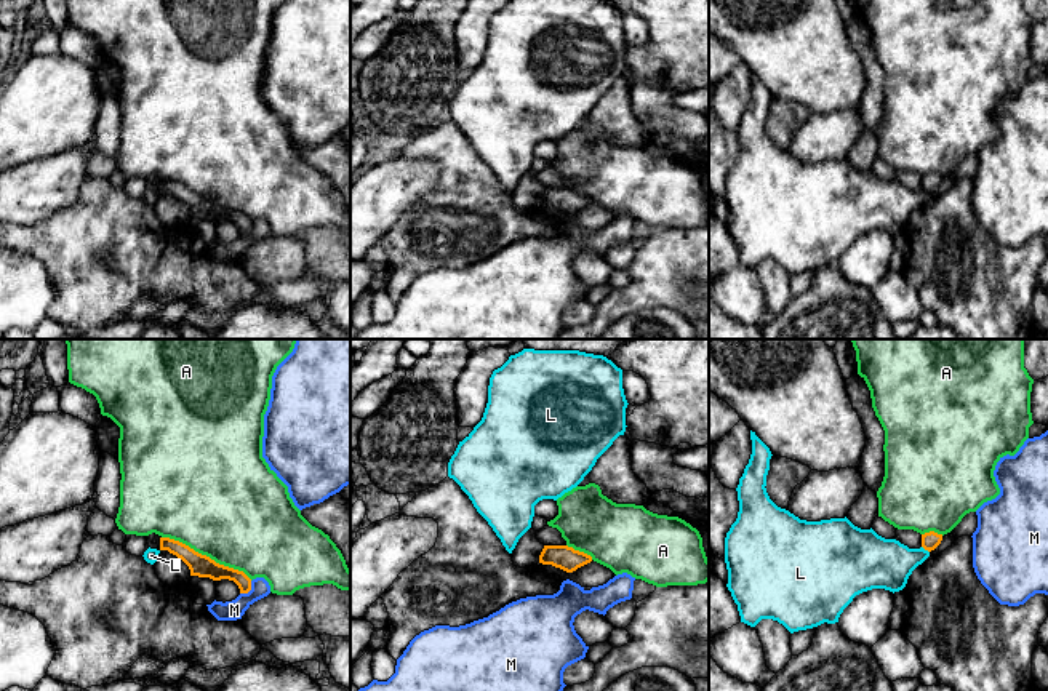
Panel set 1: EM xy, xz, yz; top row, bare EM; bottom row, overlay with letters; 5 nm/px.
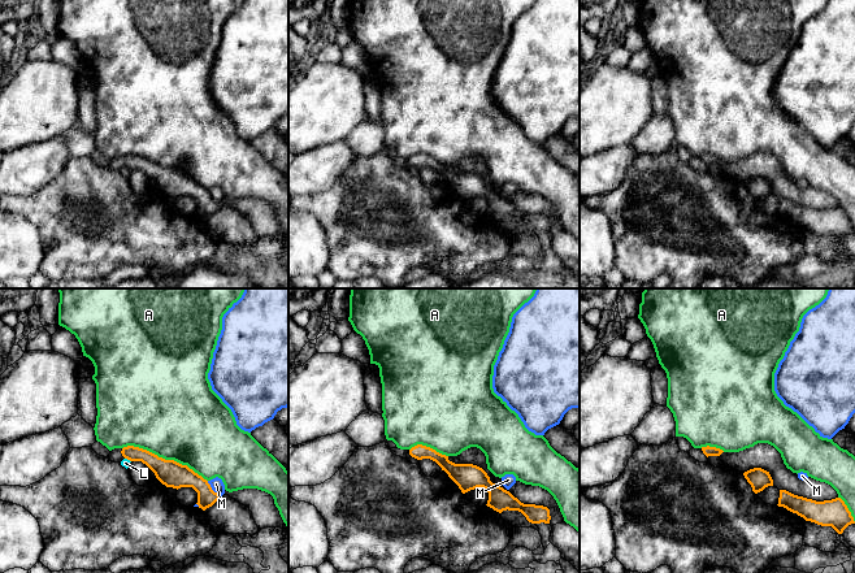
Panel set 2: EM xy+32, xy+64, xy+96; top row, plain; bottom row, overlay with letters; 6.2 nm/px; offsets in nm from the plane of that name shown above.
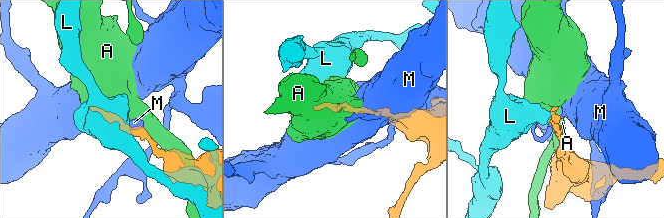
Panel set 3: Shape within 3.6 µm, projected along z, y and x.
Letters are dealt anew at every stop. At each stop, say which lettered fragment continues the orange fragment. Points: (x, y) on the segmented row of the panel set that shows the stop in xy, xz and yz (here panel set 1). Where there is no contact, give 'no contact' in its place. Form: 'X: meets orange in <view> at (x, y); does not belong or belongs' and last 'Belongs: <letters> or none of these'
A: meets orange in xy at (205, 555); does not belong
L: meets orange in yz at (925, 549); does not belong
M: meets orange in xy at (248, 591); does not belong
Belongs: none of these

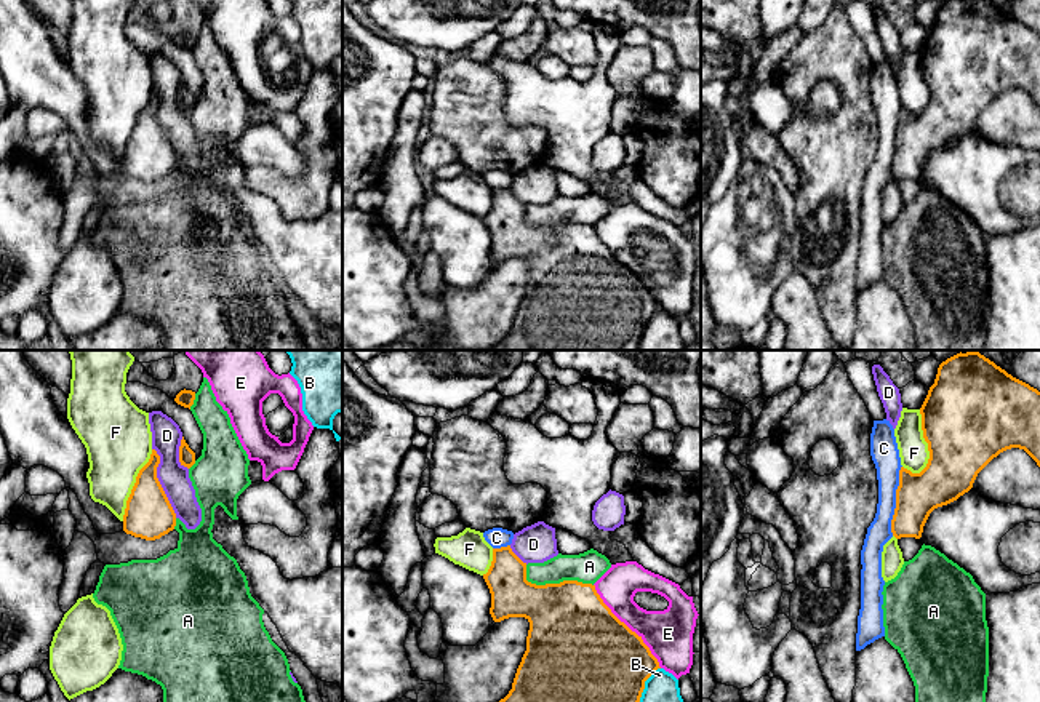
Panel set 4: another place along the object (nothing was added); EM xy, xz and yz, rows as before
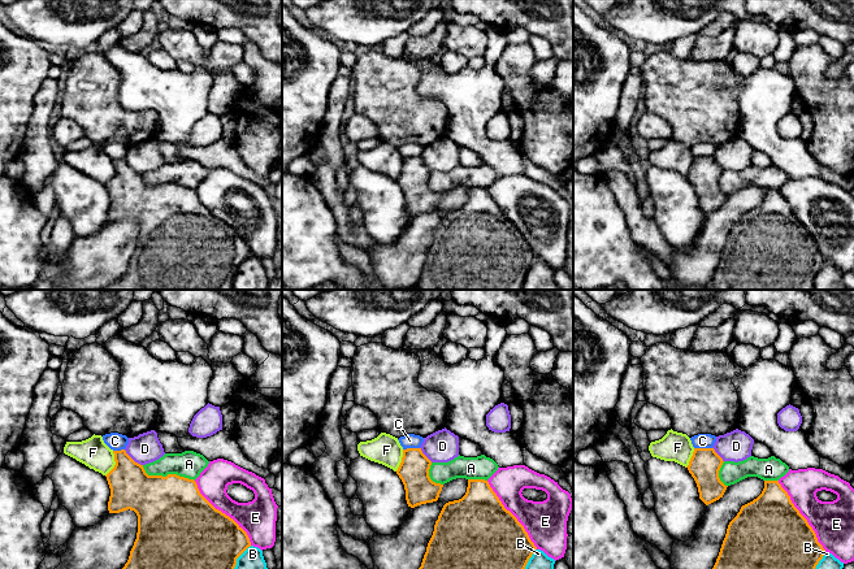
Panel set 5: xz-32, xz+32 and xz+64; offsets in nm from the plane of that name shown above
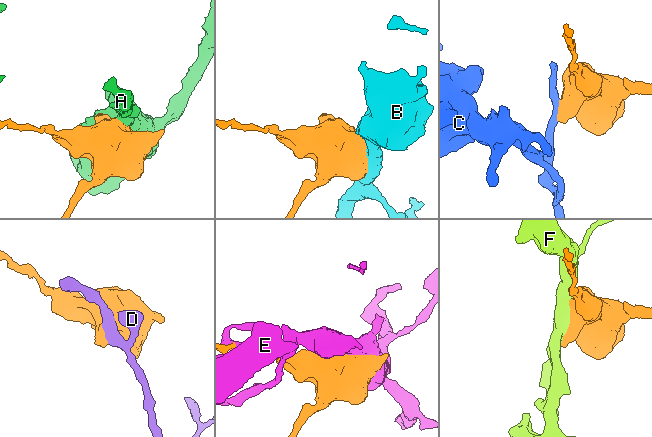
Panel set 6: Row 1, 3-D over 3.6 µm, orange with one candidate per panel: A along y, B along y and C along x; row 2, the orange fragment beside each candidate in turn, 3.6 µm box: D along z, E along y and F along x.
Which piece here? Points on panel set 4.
A: meets orange in xz at (552, 584); does not belong
B: meets orange in xz at (644, 685); does not belong
C: meets orange in yz at (896, 501); does not belong
D: meets orange in xy at (159, 483); does not belong
E: meets orange in xz at (626, 626); does not belong
F: meets orange in yz at (928, 445); does not belong
Belongs: none of these

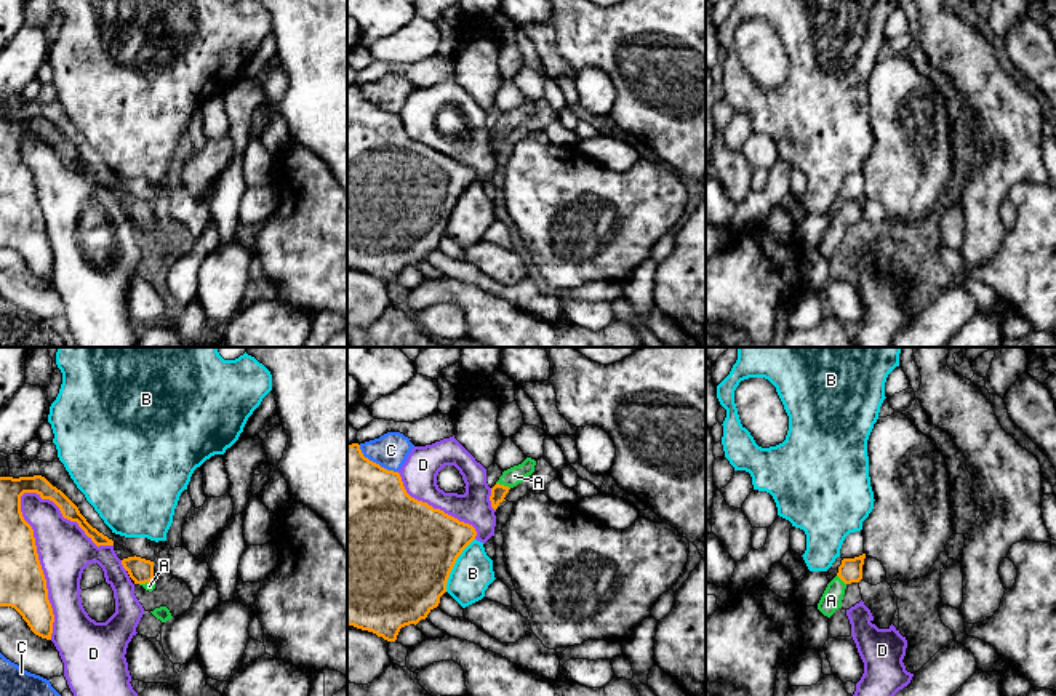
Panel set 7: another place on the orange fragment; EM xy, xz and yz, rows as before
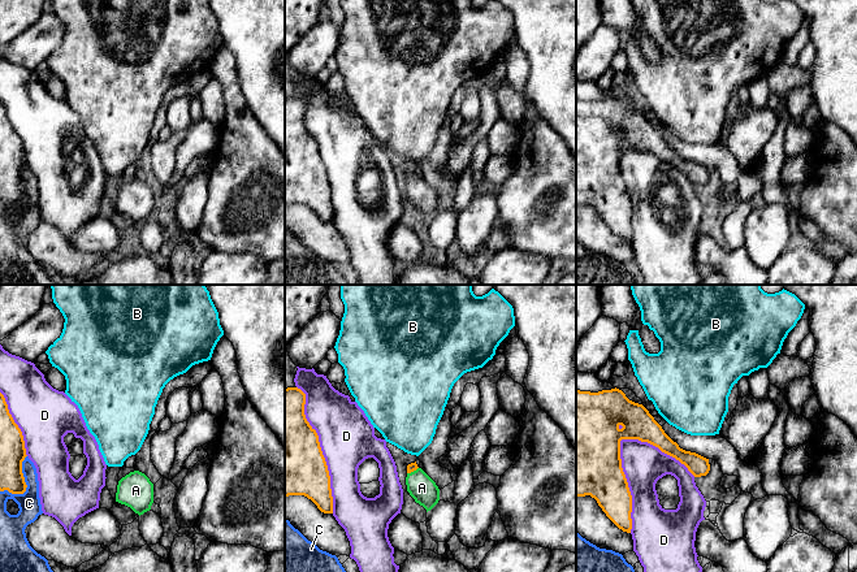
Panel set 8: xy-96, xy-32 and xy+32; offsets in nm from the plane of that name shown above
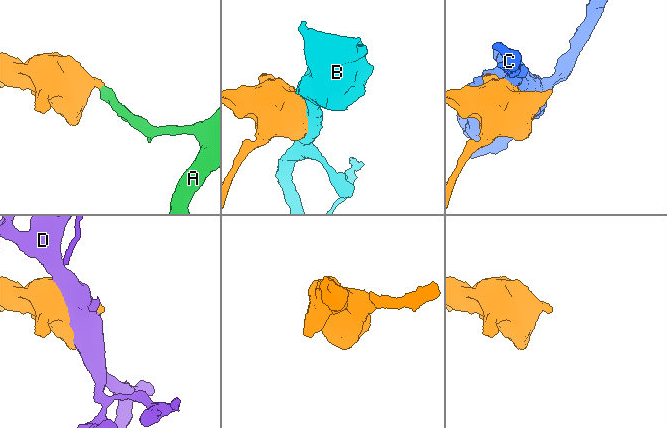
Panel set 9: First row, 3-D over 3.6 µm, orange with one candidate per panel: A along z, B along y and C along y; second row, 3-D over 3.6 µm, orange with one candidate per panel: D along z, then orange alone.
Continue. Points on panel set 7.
A: meets orange in xz at (503, 485); belongs
B: meets orange in xz at (453, 565); does not belong
C: meets orange in xz at (375, 463); does not belong
D: meets orange in xy at (40, 565); does not belong
Belongs: A

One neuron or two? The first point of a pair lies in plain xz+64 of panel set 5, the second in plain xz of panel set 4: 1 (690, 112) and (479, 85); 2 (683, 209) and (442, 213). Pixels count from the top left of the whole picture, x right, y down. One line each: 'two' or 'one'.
1: one
2: one

